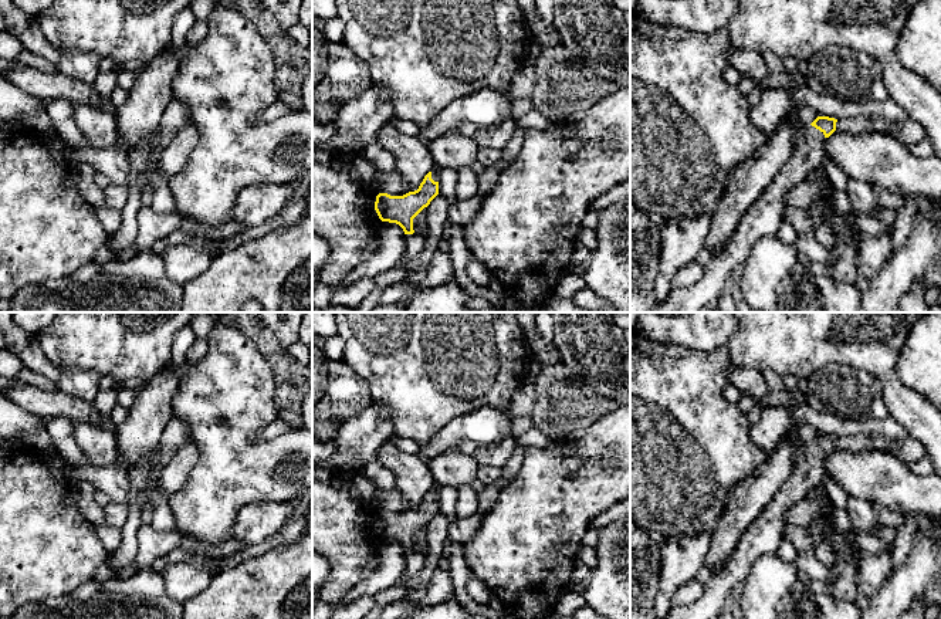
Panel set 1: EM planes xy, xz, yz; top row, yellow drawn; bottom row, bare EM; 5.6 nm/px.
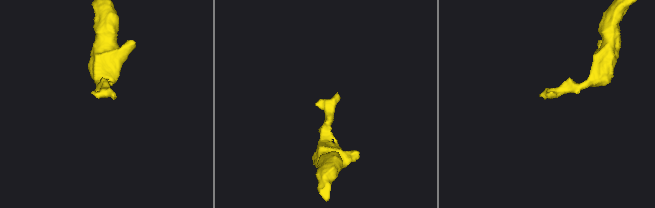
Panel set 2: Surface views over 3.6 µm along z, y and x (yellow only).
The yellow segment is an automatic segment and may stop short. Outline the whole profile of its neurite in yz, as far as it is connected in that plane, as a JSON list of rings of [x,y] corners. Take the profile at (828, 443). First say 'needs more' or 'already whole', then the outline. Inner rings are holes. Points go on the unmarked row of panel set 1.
needs more; [[[818,434],[805,444],[802,459],[761,517],[744,532],[732,557],[711,576],[704,578],[703,596],[693,605],[674,606],[667,619],[715,619],[731,589],[744,582],[754,561],[776,552],[782,539],[785,513],[810,490],[822,484],[825,459],[836,449],[837,437]]]

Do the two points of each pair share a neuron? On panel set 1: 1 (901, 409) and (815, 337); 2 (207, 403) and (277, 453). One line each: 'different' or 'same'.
1: same
2: same

